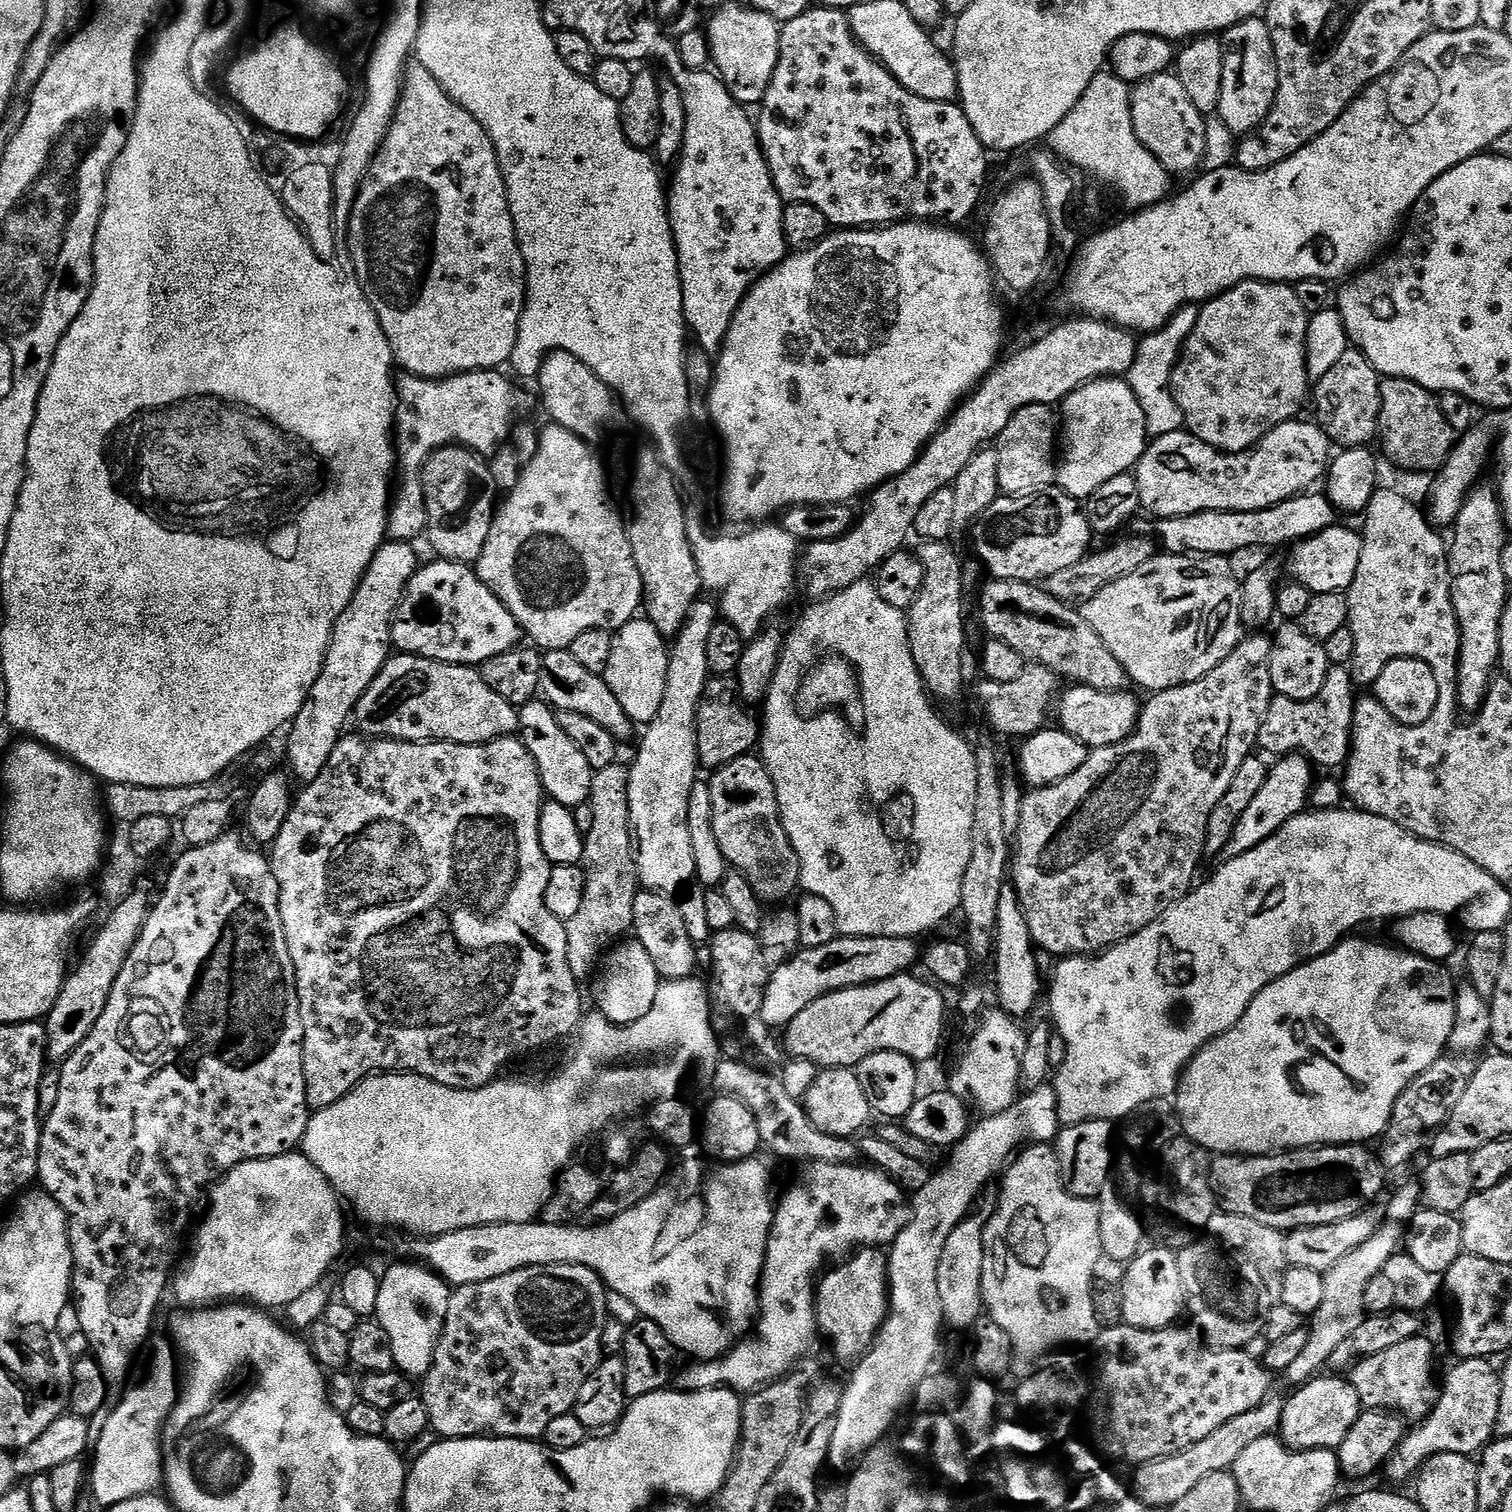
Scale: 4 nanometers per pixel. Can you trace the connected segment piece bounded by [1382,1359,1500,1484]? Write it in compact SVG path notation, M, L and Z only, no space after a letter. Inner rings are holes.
M1461 1359L1448 1372L1448 1377L1443 1377L1442 1391L1435 1401L1434 1407L1428 1413L1427 1420L1419 1426L1413 1427L1405 1435L1404 1441L1399 1444L1384 1465L1383 1475L1388 1475L1396 1484L1404 1484L1419 1473L1423 1465L1434 1454L1458 1453L1464 1456L1472 1456L1479 1453L1496 1436L1496 1423L1498 1422L1498 1406L1500 1405L1500 1373L1497 1365L1491 1359Z

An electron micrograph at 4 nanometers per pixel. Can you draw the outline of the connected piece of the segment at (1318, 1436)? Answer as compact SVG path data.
M1317 1375L1295 1389L1292 1397L1284 1400L1284 1409L1278 1429L1279 1439L1297 1452L1309 1452L1315 1448L1339 1449L1340 1443L1350 1434L1350 1426L1360 1419L1362 1405L1358 1390L1347 1379Z

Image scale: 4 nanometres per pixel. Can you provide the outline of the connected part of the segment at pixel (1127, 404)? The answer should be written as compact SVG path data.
M1123 379L1091 380L1062 401L1062 459L1056 484L1068 495L1090 498L1103 484L1131 473L1149 439L1148 423L1134 390Z

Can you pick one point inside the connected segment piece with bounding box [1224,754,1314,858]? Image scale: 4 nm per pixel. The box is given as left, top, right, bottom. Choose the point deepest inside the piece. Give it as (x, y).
(1285, 793)

